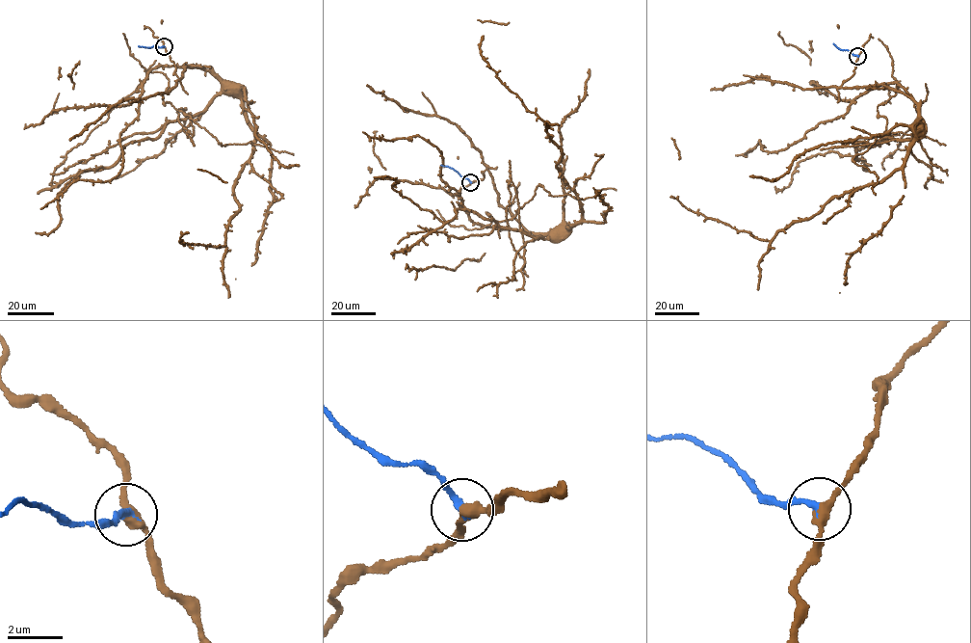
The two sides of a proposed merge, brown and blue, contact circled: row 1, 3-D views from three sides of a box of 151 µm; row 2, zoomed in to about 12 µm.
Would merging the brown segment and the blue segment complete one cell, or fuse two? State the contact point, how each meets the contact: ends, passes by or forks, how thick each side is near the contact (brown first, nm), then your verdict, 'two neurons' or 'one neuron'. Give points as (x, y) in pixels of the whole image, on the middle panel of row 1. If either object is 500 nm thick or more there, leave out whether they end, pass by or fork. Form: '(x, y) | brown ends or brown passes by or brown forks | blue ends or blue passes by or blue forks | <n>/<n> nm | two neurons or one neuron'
(470, 182) | brown passes by | blue ends | 320/280 nm | two neurons

